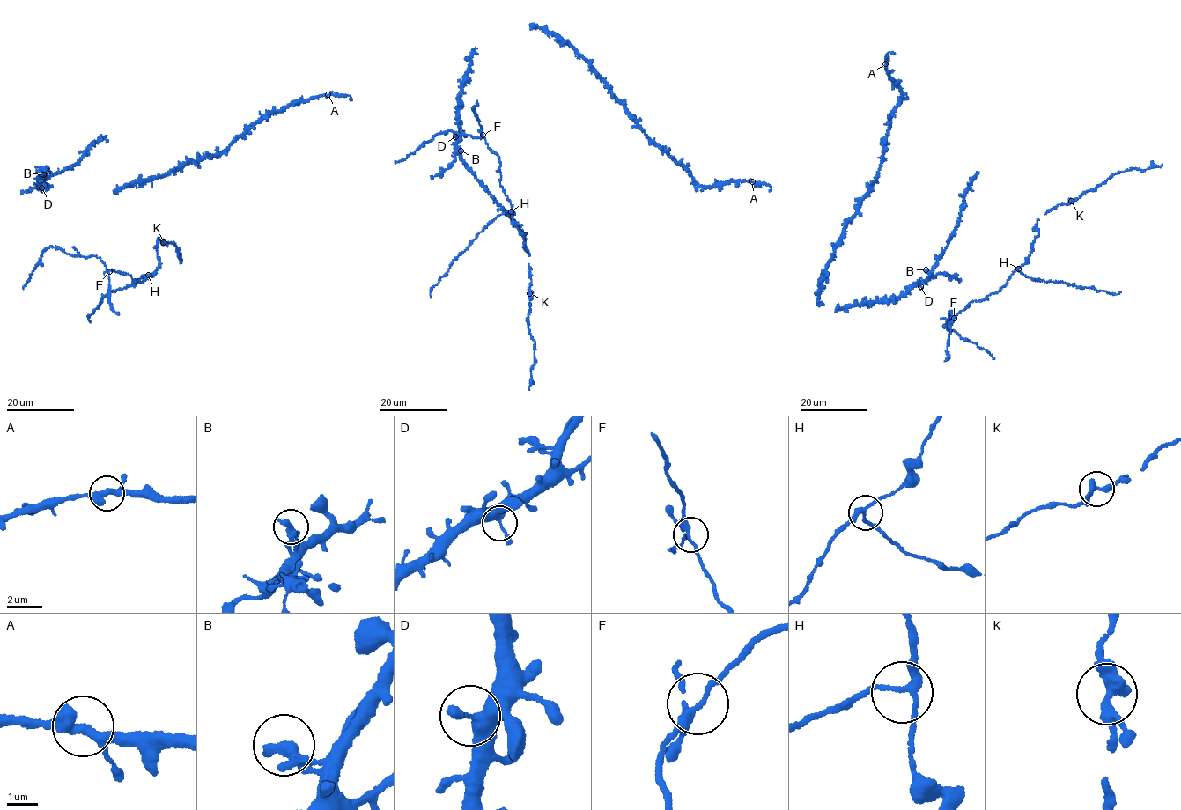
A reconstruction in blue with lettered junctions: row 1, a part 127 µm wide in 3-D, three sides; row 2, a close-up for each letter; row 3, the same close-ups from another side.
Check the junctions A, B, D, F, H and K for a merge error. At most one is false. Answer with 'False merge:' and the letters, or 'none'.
False merge: none

